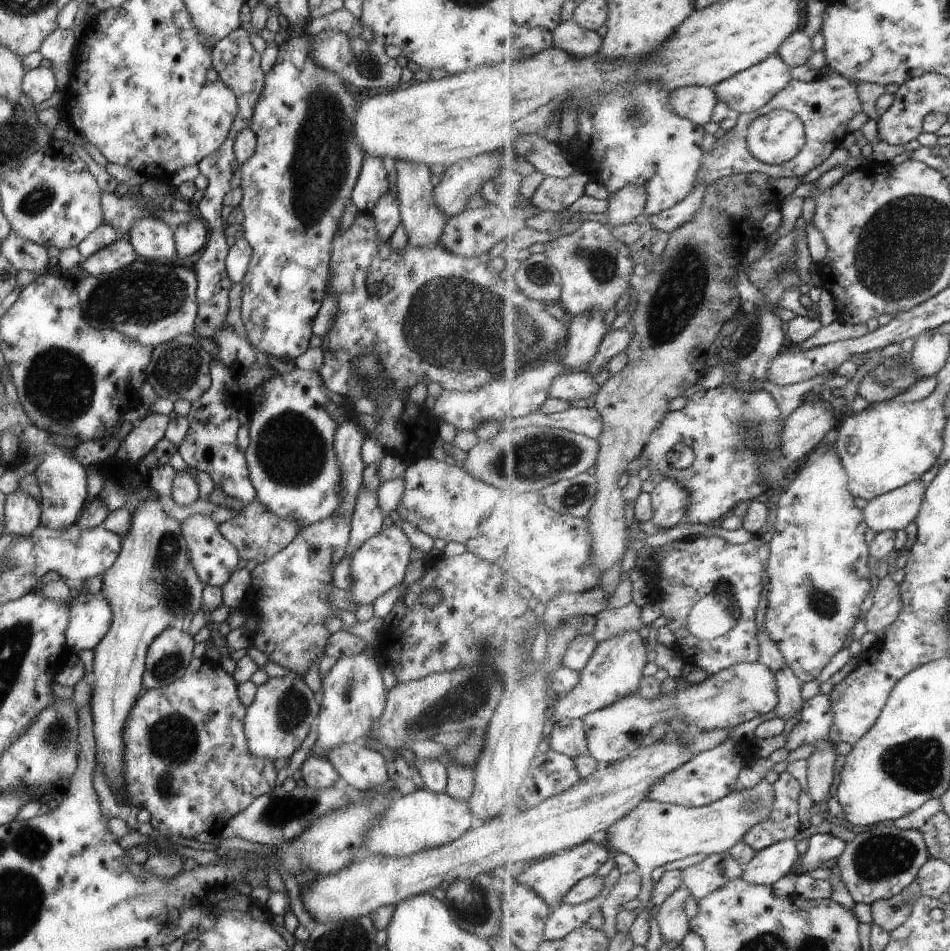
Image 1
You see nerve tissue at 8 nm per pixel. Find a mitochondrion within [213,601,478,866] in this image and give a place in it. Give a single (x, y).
(279, 812)

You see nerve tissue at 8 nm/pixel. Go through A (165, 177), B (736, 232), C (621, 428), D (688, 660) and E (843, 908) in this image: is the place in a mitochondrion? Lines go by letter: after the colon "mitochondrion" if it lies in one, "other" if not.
A: other
B: mitochondrion
C: other
D: other
E: other

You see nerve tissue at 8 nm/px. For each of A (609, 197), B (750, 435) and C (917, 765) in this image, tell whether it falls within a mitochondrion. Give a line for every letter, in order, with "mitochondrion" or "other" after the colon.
A: other
B: mitochondrion
C: mitochondrion

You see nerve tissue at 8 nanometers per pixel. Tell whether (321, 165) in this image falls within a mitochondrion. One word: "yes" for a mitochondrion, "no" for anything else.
yes

